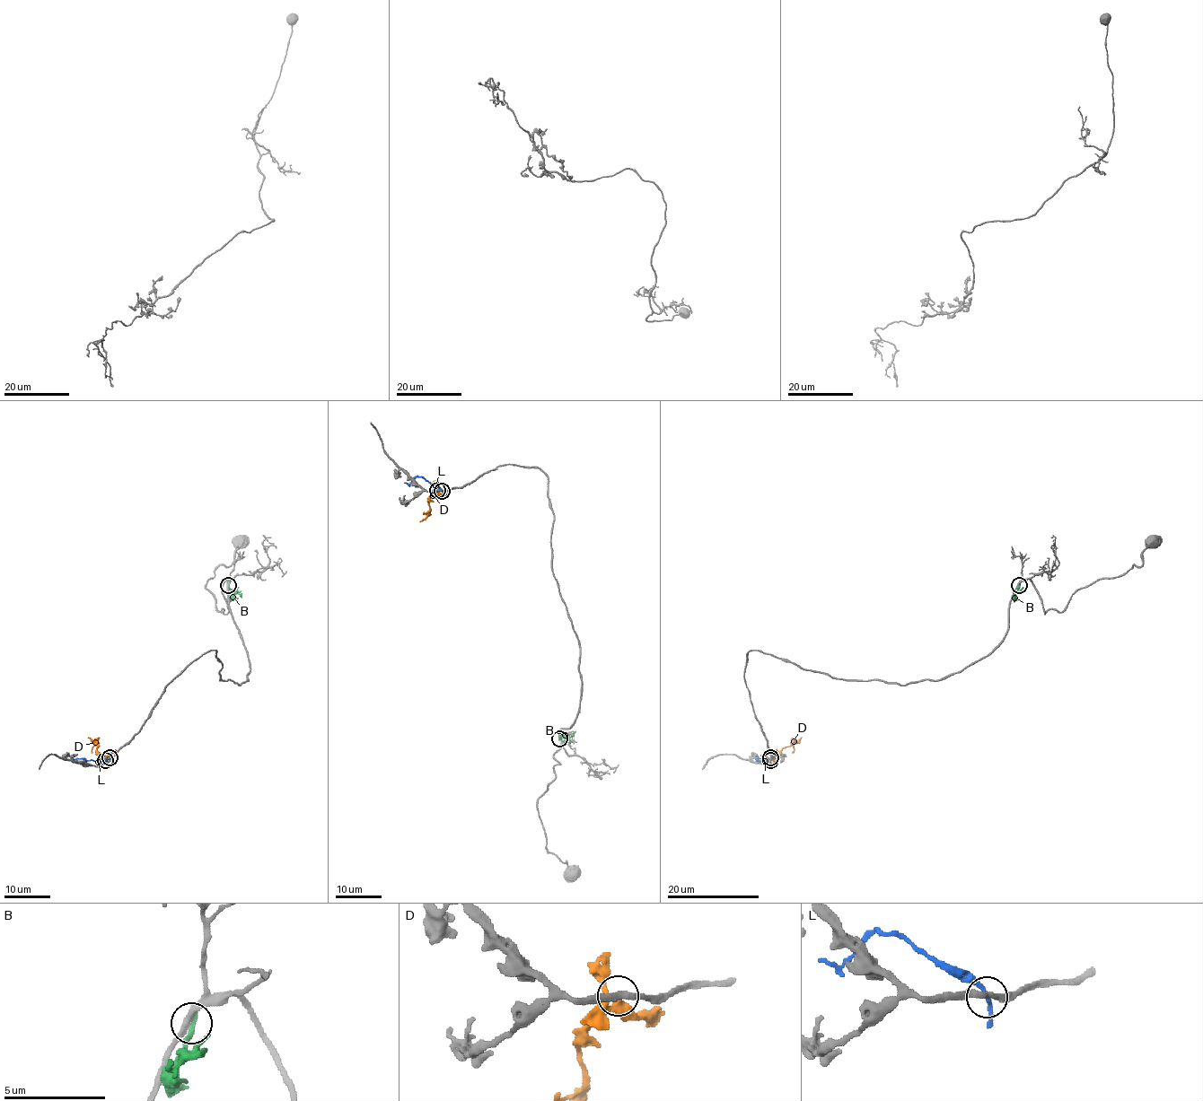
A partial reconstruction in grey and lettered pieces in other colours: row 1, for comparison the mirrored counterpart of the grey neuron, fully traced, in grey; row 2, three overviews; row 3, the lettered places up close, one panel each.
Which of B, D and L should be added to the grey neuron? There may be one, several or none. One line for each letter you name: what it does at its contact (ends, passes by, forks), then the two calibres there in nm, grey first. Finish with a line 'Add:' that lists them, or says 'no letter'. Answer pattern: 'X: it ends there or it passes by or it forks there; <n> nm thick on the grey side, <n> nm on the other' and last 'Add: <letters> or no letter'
D: it forks there; 260 nm thick on the grey side, 180 nm on the other
Add: D

